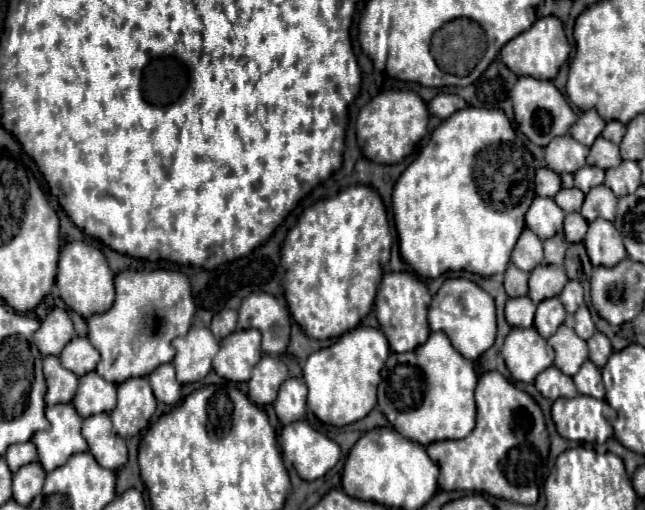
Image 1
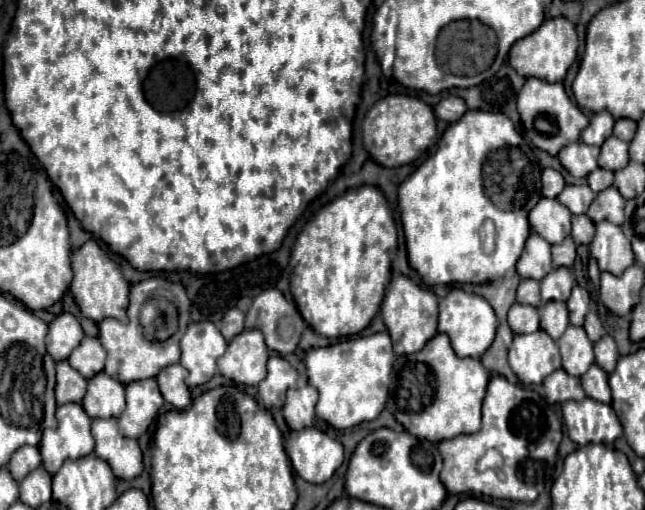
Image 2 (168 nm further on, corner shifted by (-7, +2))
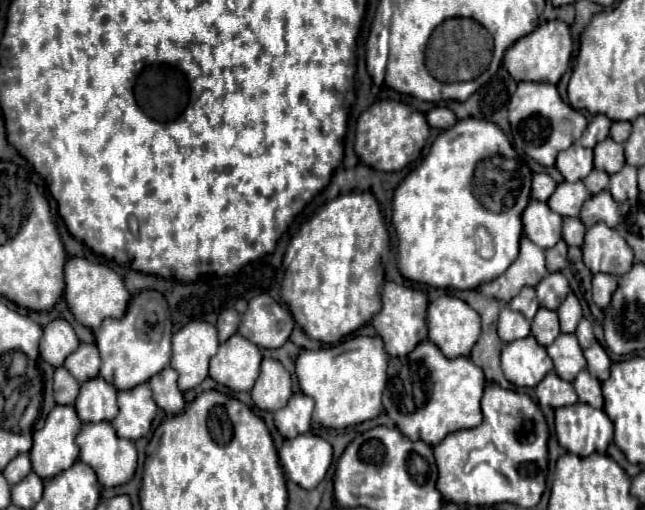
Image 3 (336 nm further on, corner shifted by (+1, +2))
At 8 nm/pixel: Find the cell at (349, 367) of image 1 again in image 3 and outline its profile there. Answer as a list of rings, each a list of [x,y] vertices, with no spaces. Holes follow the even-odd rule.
[[[355,336],[339,346],[323,350],[301,350],[295,372],[303,394],[315,400],[313,420],[325,428],[347,428],[379,416],[381,394],[387,382],[389,356],[379,336]]]

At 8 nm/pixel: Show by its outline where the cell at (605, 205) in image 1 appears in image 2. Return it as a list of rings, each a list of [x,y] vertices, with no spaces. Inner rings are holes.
[[[611,186],[597,194],[595,202],[589,206],[587,216],[595,224],[601,220],[609,220],[613,224],[623,224],[623,206],[625,206],[623,196],[619,194],[619,190],[615,190],[615,186]]]

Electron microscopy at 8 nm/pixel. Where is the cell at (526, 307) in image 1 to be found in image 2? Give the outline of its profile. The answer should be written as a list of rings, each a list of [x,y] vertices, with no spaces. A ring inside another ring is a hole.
[[[513,304],[509,310],[509,326],[513,334],[531,334],[531,330],[539,330],[539,312],[533,306]]]

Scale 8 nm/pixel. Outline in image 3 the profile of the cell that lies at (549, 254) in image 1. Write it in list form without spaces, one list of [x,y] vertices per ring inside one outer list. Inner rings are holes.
[[[559,240],[553,248],[545,250],[545,256],[547,256],[547,270],[549,272],[563,270],[567,264],[567,244],[563,240]]]

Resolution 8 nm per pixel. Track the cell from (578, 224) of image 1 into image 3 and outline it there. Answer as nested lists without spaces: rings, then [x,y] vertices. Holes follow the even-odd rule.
[[[565,218],[563,220],[563,240],[569,246],[581,246],[585,238],[585,226],[579,218]]]

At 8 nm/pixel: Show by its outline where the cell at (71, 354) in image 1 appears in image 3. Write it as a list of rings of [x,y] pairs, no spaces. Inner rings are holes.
[[[79,344],[79,348],[67,356],[65,360],[65,368],[71,372],[71,376],[77,382],[87,382],[91,378],[97,376],[101,366],[99,360],[99,350],[95,344]]]

